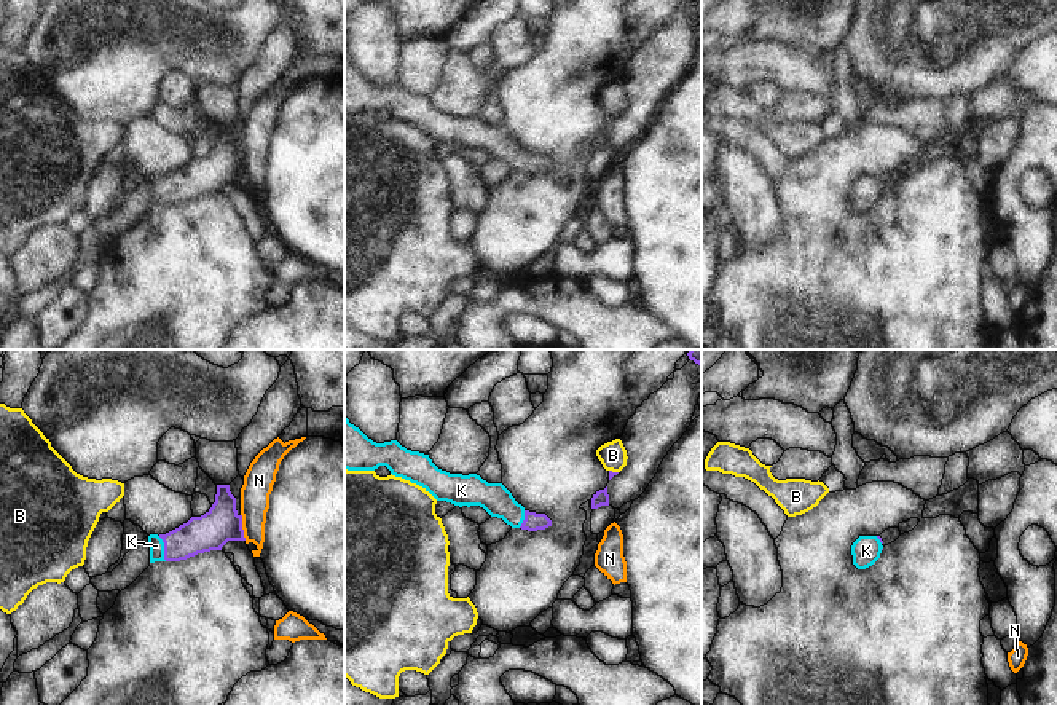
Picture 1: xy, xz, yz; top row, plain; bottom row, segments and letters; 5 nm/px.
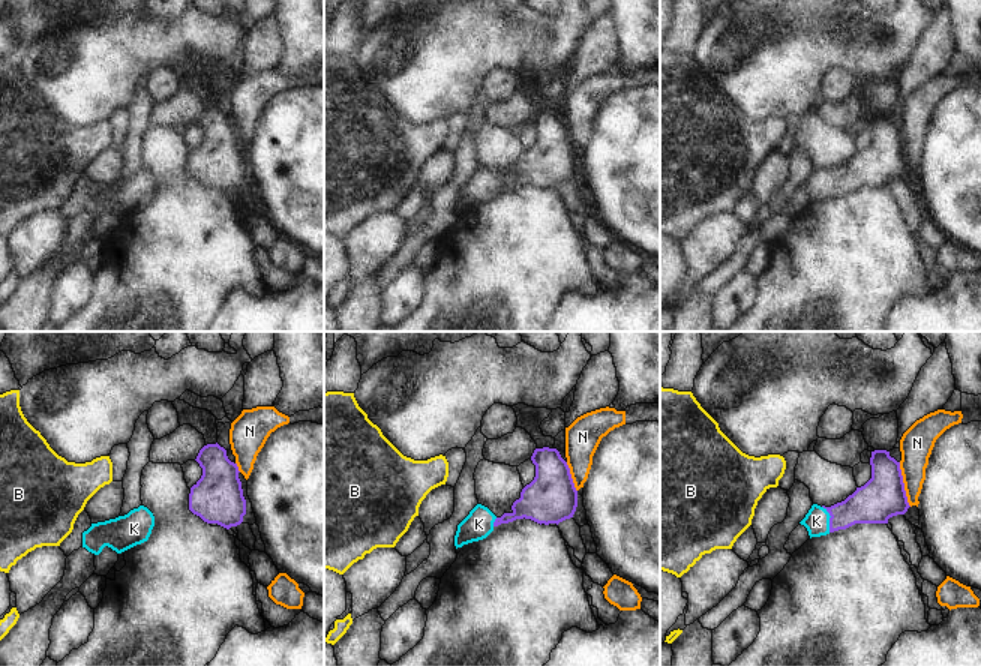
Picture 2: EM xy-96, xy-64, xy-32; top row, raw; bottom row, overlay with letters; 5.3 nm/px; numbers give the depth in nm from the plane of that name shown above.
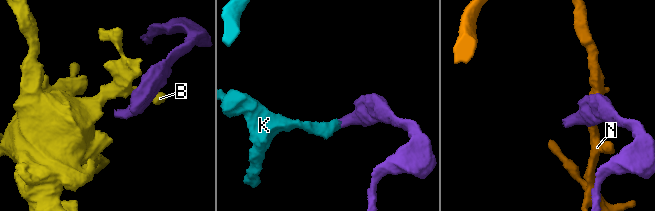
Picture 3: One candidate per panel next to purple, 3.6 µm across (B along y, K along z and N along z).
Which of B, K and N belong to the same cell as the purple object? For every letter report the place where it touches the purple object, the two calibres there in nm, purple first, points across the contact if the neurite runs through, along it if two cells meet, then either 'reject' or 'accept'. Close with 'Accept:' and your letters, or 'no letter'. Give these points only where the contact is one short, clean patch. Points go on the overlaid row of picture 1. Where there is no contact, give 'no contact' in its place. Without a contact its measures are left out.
B: contact xz (614, 472); calibres 30 and 140 nm; border xz (609, 469), (617, 472); reject
K: contact xy (165, 549); calibres 190 and 80 nm; way xy (211, 531), (165, 549), (157, 546); accept
N: contact xy (241, 527); calibres 190 and 150 nm; border xy (241, 514), (241, 528), (246, 539); reject
Accept: K

